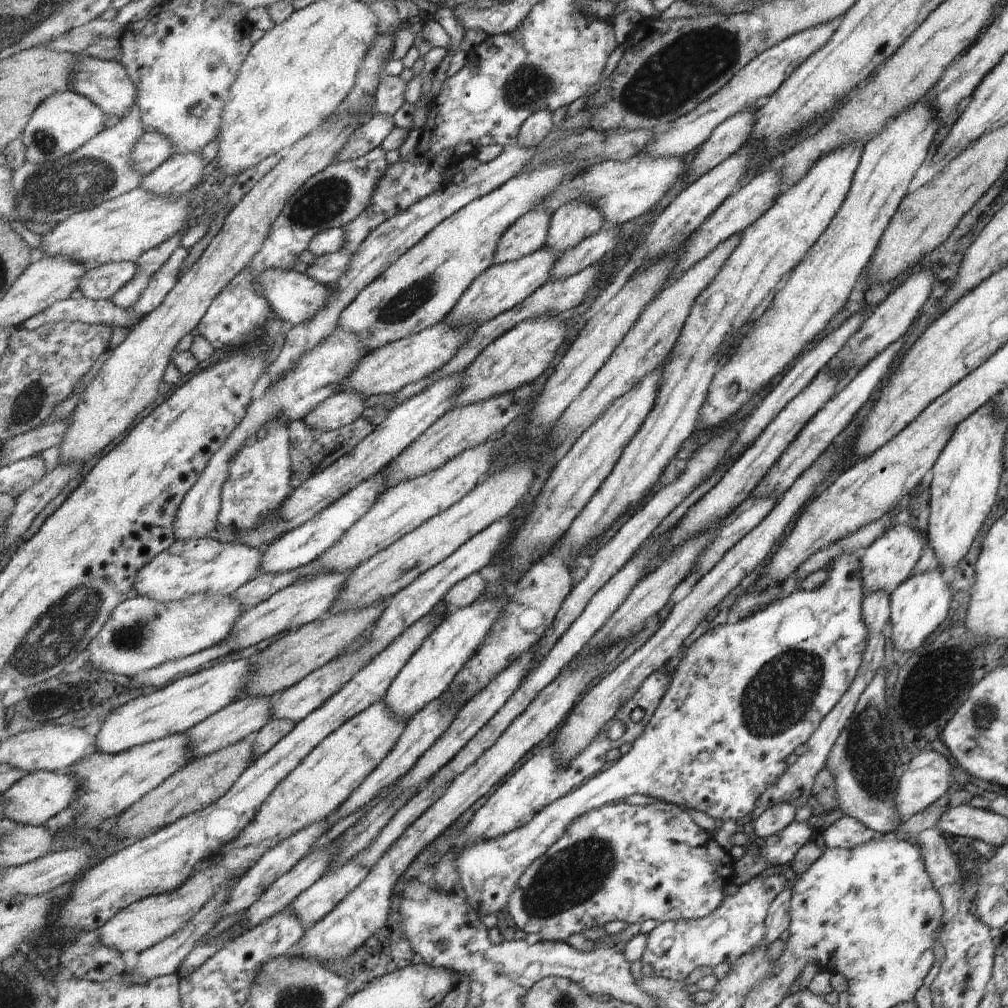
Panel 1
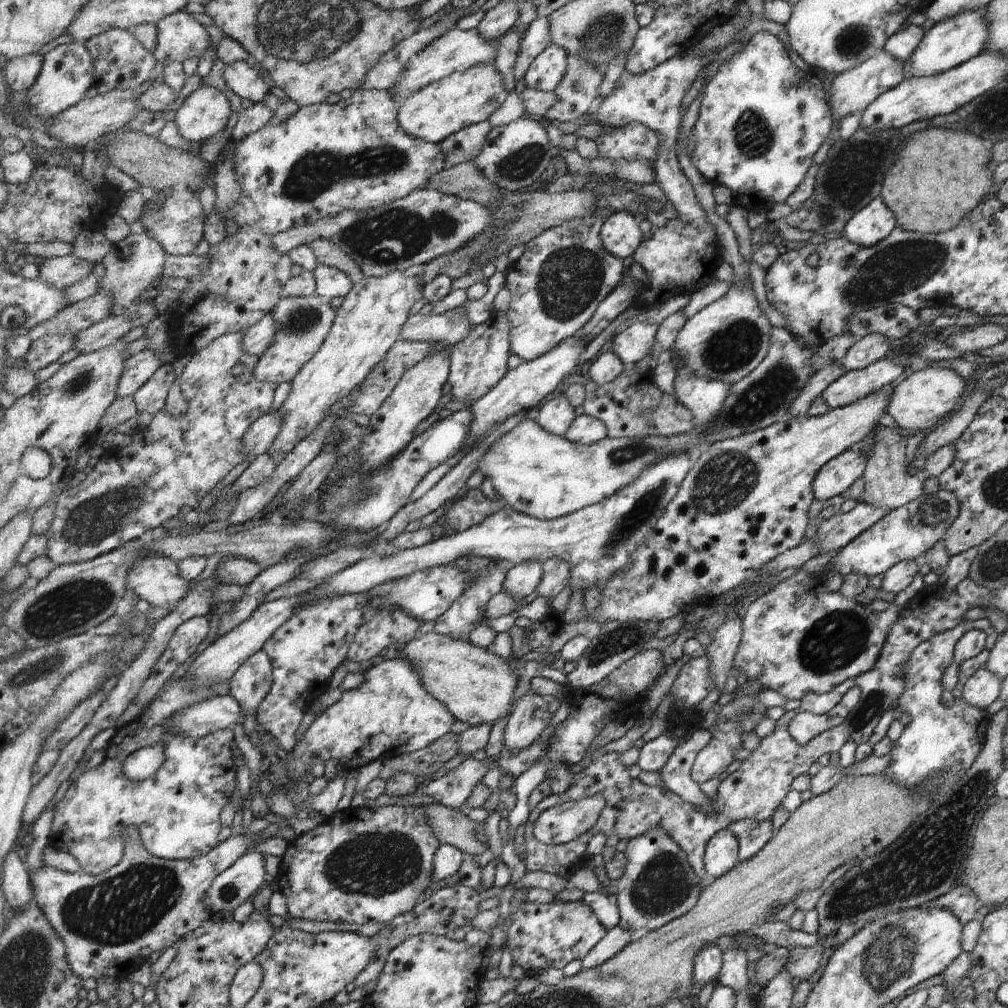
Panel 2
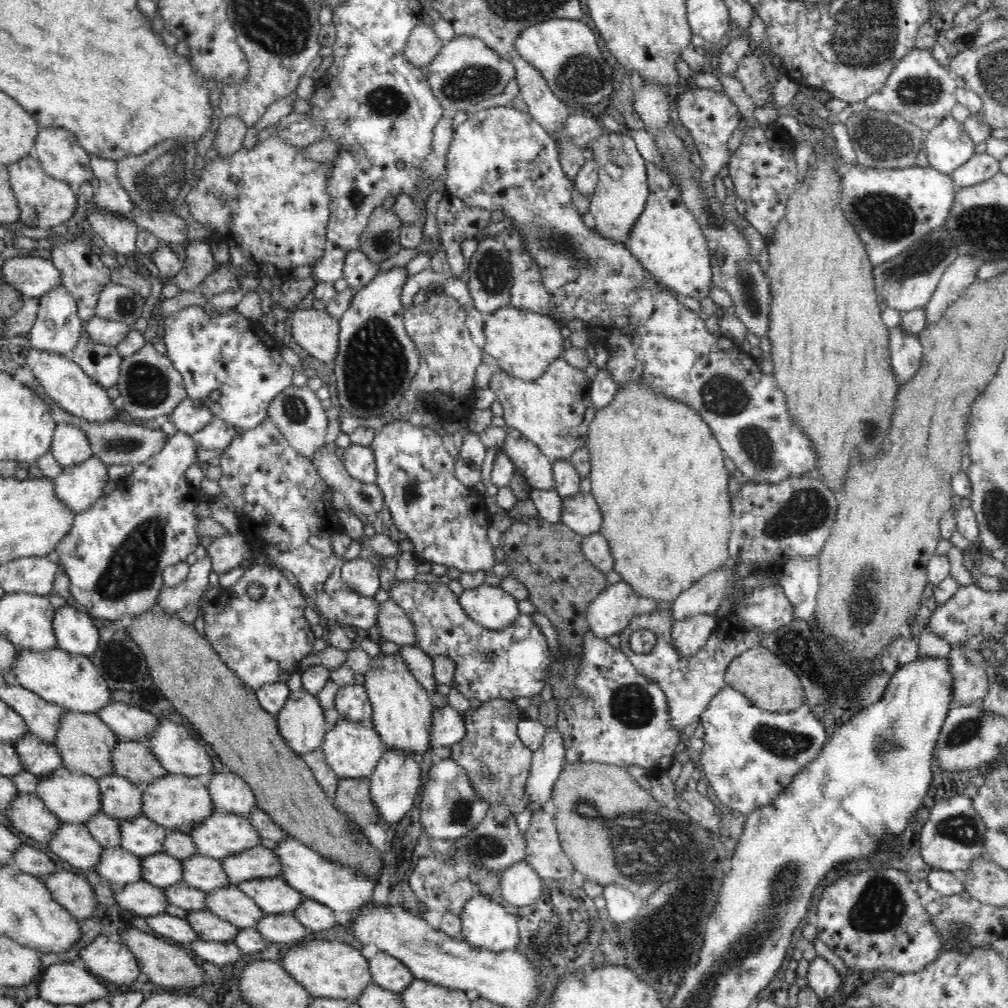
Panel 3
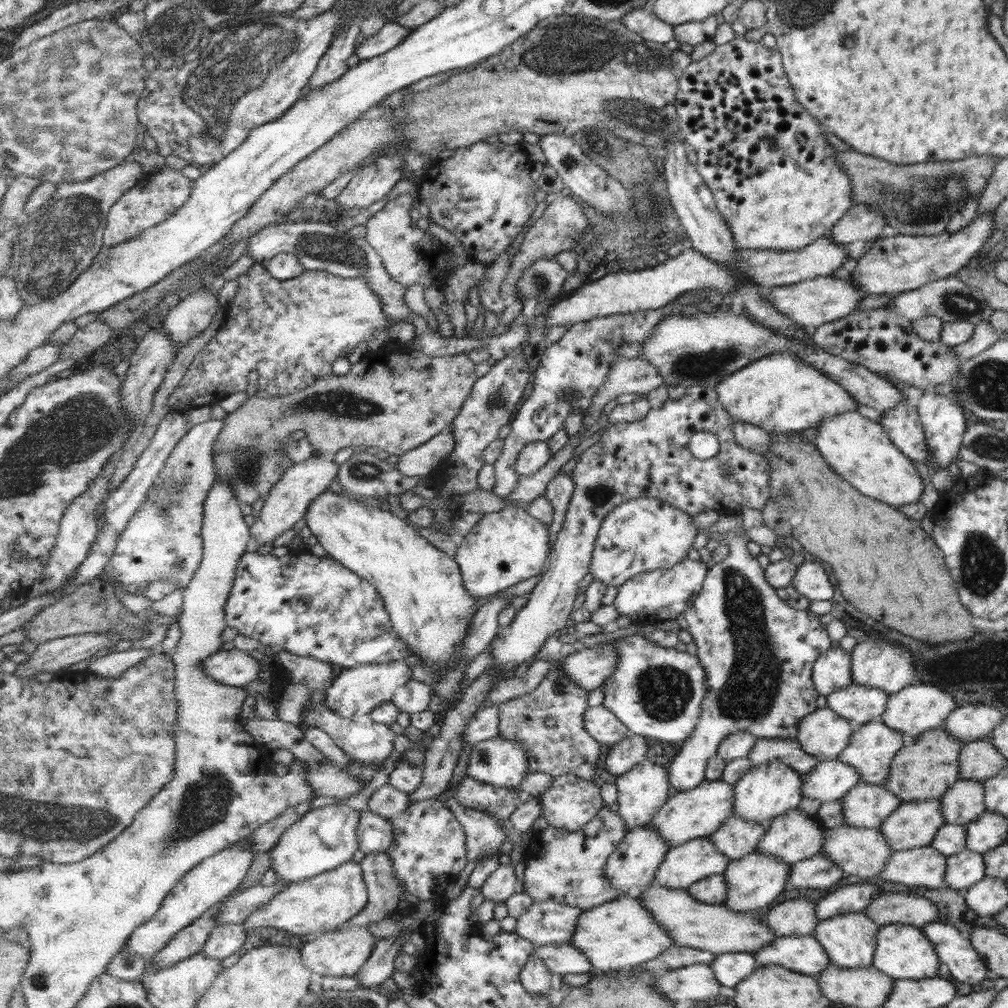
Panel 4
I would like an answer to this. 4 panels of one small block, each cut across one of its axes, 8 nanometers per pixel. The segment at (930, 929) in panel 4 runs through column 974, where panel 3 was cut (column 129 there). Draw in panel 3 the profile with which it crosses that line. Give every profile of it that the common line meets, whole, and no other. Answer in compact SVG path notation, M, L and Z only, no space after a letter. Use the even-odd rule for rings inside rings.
M103 935L80 949L78 958L91 976L118 986L131 985L141 972L136 957L126 945Z

